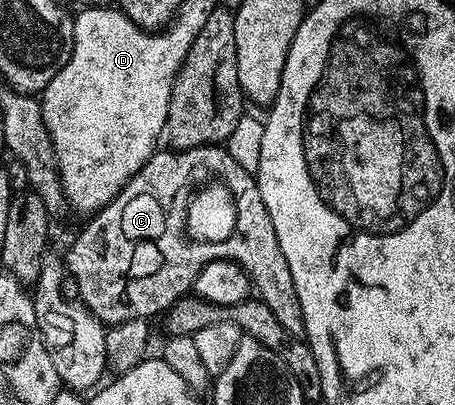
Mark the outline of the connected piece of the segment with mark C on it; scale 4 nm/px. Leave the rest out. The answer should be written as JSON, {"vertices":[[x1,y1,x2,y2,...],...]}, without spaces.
{"vertices":[[221,144,196,146,190,150,164,149,152,154,137,175,86,221,90,222,70,244,69,255,64,255,63,261,77,282,85,309,106,327,136,318,153,320,156,314,157,317,164,315,169,307,193,290,193,281,203,267,227,258,230,262,238,262,247,271,256,297,275,312,279,324,283,324,287,332,304,335,299,292,295,292,287,256,283,256,283,248,279,248,279,236,275,236,275,224,271,224,256,177,244,171]]}

